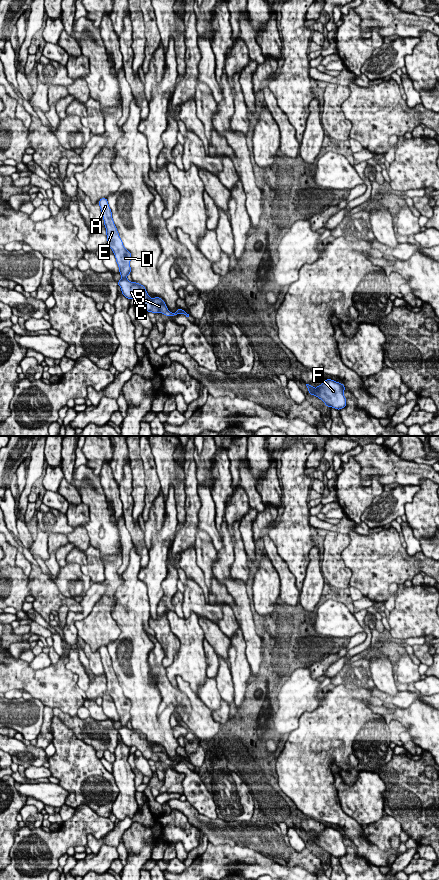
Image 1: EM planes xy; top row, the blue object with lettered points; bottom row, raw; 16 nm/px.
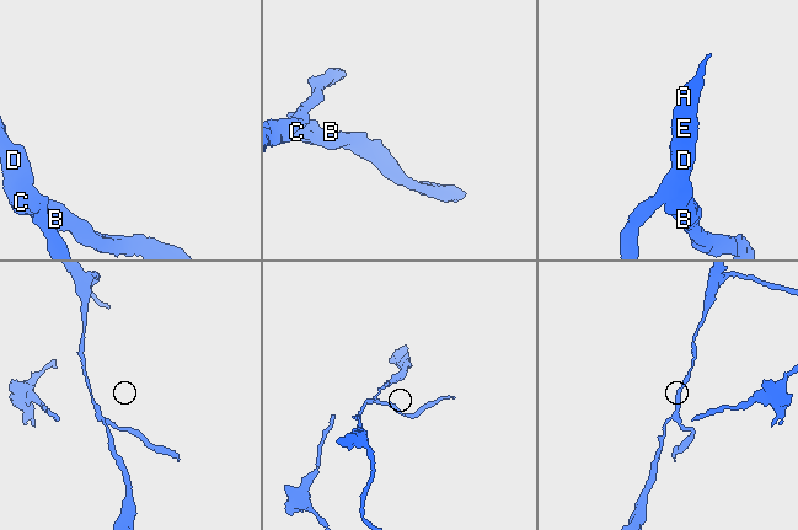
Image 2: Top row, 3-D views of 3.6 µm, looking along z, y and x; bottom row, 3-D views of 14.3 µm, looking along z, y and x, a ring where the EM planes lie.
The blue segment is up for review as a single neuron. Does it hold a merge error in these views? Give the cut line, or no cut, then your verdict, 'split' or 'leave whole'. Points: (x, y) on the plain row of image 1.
cut in xy along (122, 725), (126, 727); split

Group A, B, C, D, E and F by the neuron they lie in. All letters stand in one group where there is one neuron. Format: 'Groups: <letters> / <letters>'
Groups: A D E / B C F

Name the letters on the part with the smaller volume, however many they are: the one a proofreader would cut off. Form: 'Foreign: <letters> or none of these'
Foreign: B, C, F

